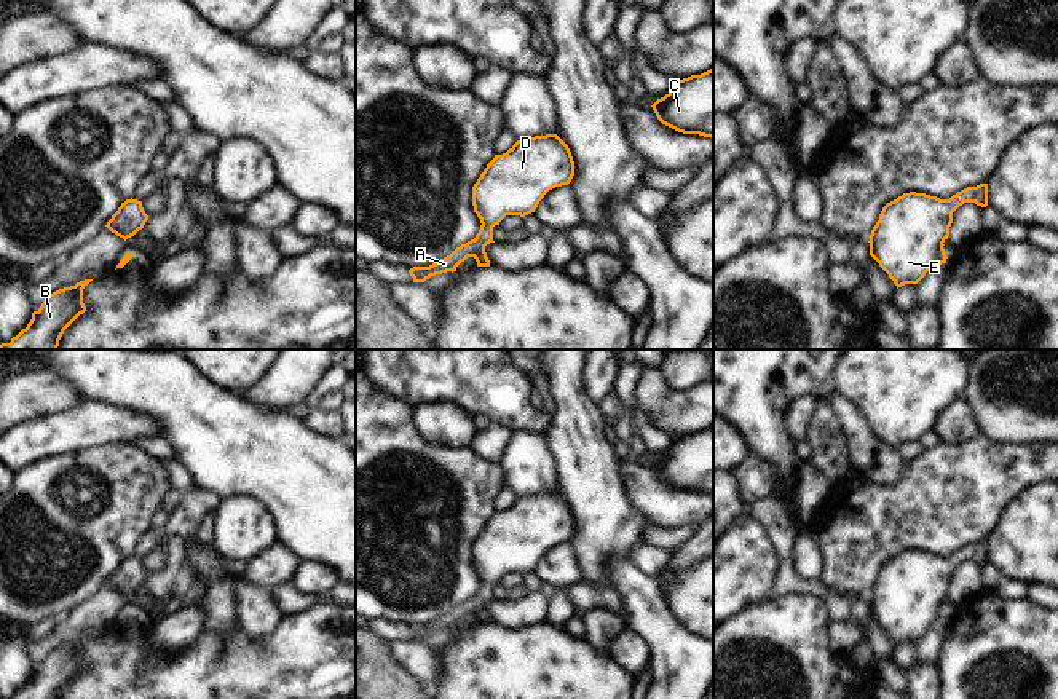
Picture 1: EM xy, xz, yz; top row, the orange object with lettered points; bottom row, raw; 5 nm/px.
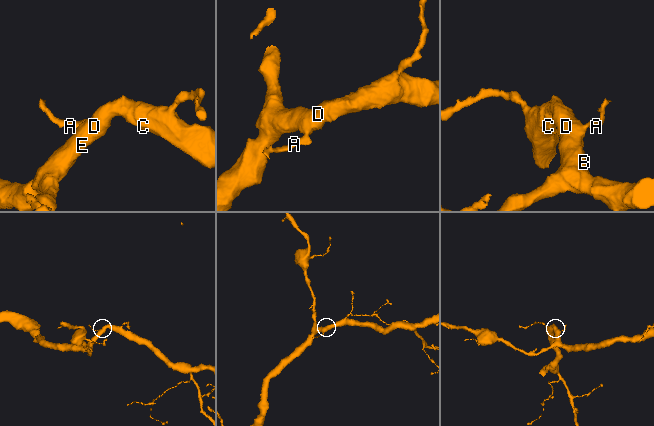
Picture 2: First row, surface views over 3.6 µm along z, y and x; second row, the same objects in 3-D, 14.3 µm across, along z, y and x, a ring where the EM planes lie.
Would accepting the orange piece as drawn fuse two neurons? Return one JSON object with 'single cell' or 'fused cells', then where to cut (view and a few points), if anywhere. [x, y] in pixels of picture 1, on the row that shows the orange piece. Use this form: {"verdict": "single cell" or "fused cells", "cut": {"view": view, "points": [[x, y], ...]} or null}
{"verdict": "single cell", "cut": null}

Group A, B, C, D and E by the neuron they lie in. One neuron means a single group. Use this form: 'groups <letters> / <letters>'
groups A B C D E

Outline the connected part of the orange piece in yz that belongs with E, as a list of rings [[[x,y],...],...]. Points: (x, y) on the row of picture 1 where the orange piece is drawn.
[[[988,184],[967,187],[949,199],[910,192],[882,207],[870,235],[870,255],[897,289],[918,284],[932,267],[946,263],[943,243],[953,212],[964,203],[986,207]]]

